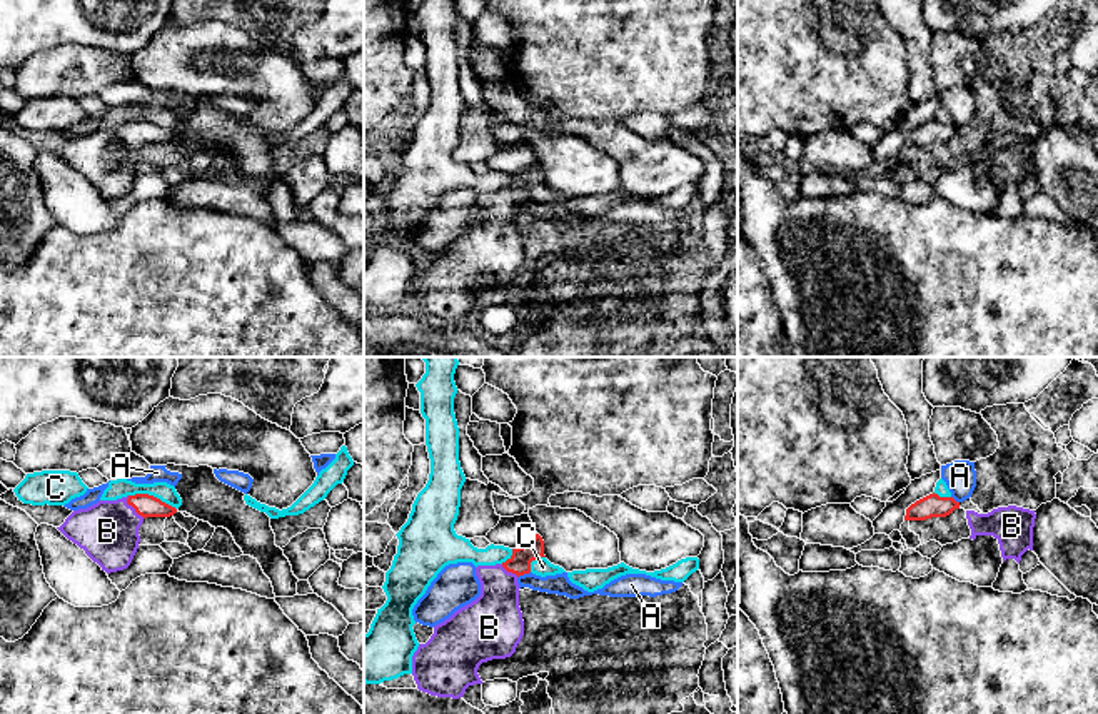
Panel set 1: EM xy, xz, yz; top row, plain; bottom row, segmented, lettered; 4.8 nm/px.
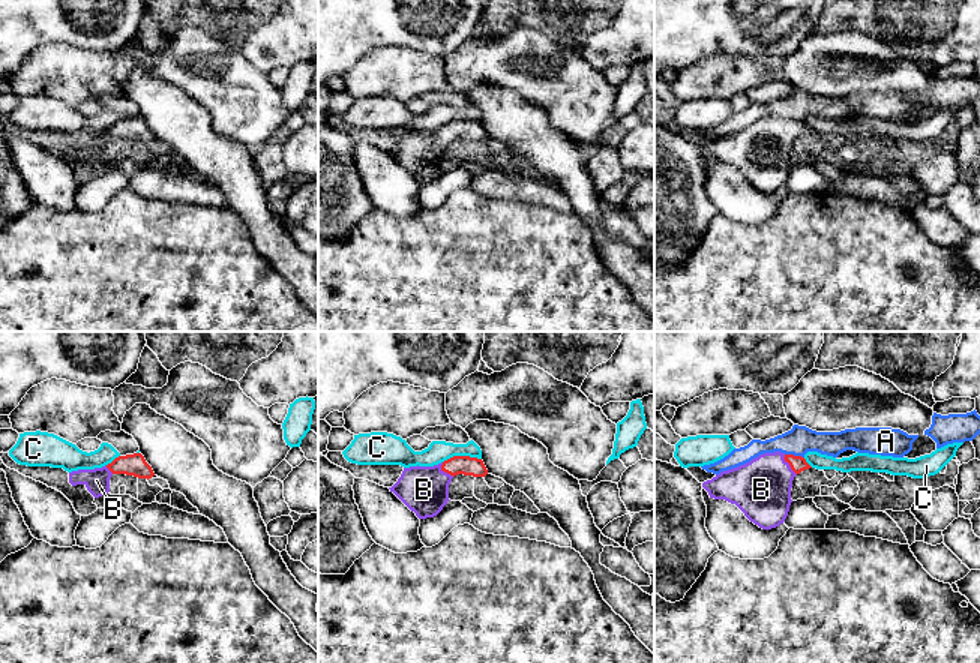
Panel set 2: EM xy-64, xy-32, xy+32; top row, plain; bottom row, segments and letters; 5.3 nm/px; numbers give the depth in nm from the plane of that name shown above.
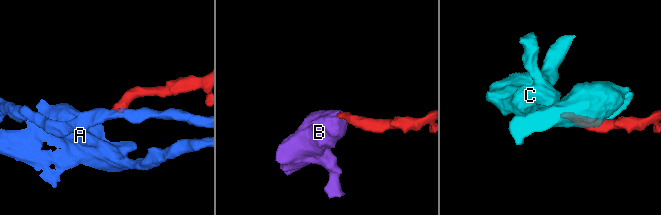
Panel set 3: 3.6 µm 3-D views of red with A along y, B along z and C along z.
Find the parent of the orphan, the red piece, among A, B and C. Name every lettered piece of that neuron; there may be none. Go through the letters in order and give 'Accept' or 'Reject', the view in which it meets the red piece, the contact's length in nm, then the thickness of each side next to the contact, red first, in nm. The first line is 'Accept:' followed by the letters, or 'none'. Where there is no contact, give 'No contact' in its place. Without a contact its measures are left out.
Accept: B
A: Reject. Touches red in xz. Shared border 70 nm. Thickness 110 nm (red) against 100 nm
B: Accept. Touches red in xy. Shared border 140 nm. Thickness 110 nm (red) against 300 nm
C: Reject. Touches red in xy. Shared border 240 nm. Thickness 110 nm (red) against 90 nm

